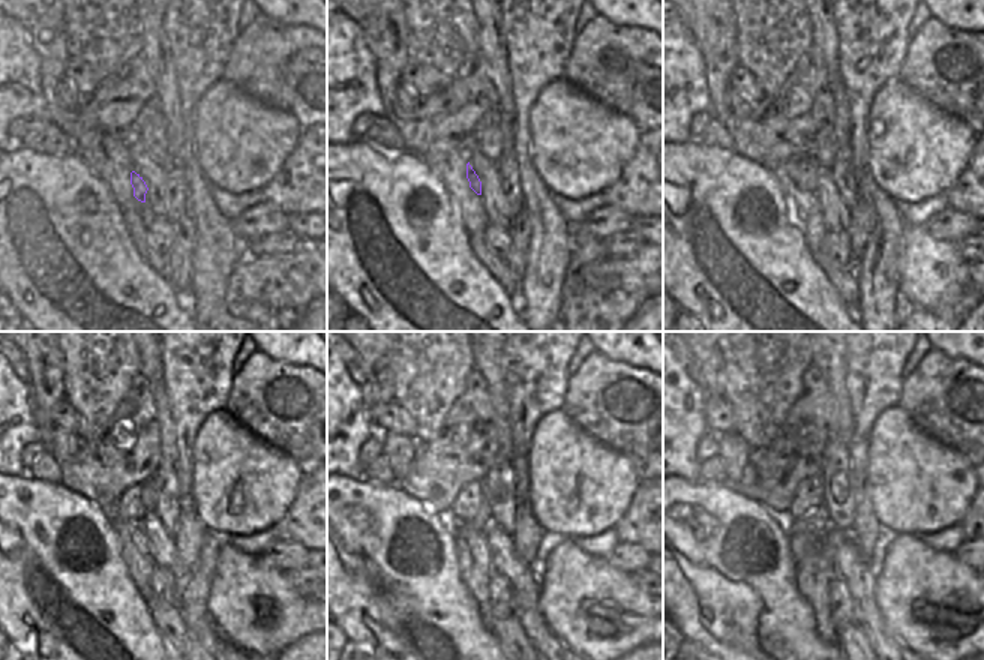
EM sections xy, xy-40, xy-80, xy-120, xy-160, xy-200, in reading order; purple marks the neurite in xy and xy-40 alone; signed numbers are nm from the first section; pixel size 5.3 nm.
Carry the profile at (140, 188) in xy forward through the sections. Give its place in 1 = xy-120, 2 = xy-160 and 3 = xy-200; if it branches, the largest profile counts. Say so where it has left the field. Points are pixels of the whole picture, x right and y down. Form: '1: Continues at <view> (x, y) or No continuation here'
1: Continues at xy-120 (129, 506)
2: Continues at xy-160 (465, 506)
3: Continues at xy-200 (810, 494)

